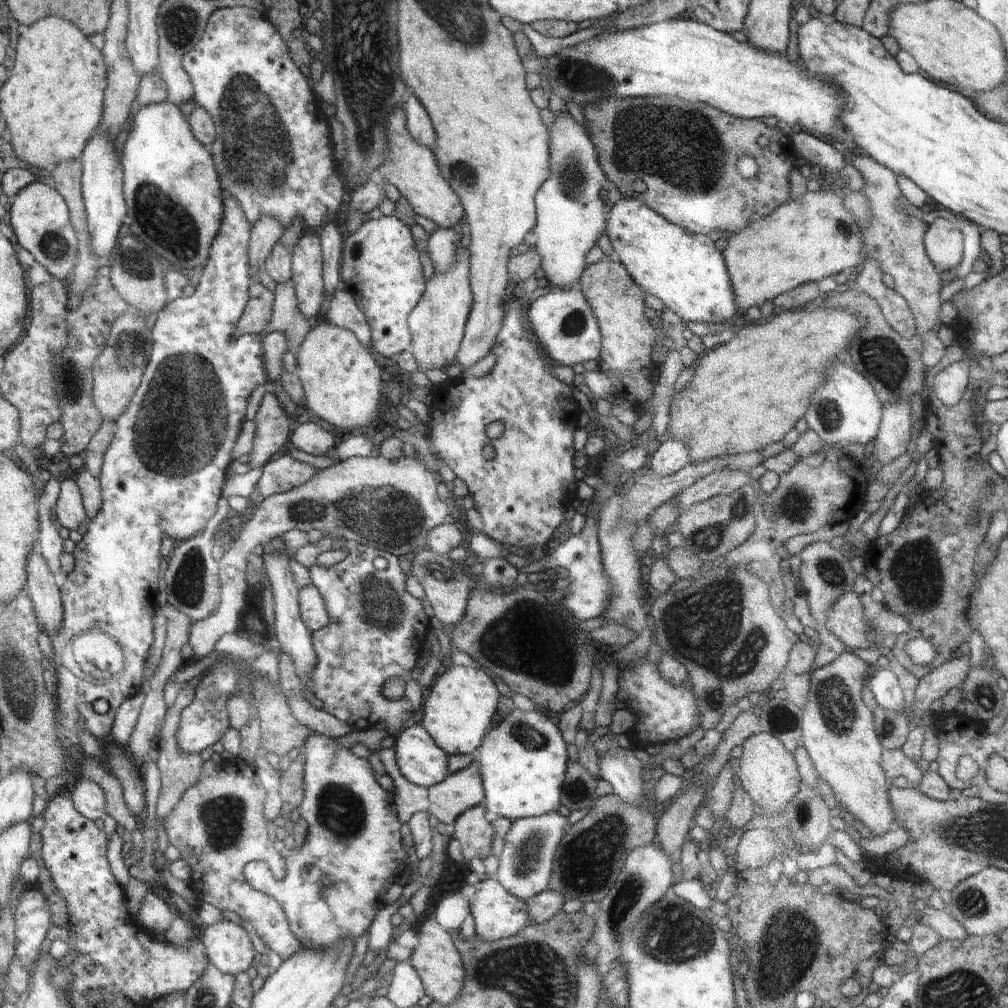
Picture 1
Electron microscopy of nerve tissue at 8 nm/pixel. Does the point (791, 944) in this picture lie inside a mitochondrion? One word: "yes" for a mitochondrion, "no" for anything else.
yes

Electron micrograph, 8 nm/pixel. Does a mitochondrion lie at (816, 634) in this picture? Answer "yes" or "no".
no

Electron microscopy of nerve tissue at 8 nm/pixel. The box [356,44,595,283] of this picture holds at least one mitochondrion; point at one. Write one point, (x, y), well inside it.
(573, 178)

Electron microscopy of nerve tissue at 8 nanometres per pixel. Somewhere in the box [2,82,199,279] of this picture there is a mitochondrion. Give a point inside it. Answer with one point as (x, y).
(54, 246)

